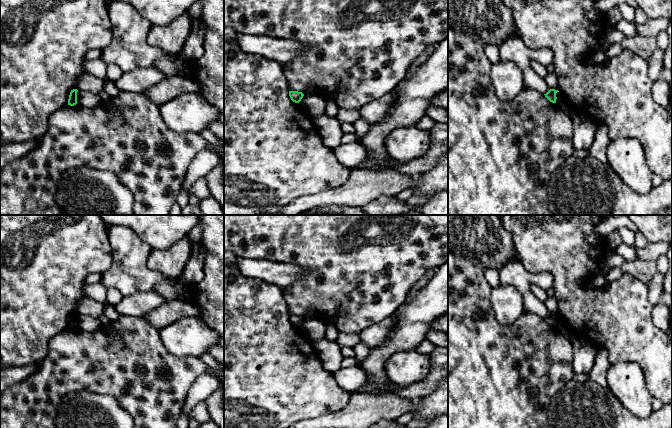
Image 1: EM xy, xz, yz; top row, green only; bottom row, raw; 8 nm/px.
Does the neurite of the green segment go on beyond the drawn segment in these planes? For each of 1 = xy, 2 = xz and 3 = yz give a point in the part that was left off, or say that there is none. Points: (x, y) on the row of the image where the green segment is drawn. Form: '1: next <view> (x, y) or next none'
1: next none
2: next none
3: next none

